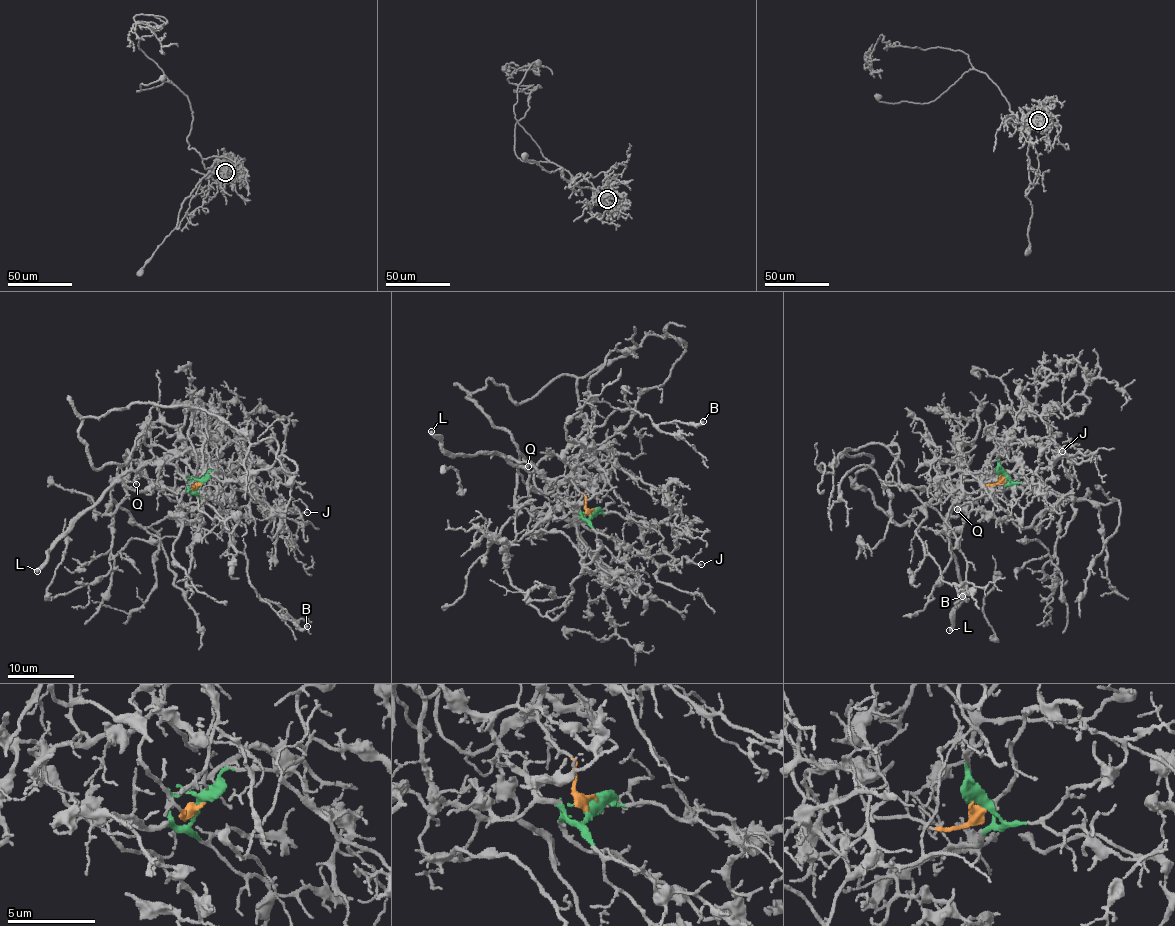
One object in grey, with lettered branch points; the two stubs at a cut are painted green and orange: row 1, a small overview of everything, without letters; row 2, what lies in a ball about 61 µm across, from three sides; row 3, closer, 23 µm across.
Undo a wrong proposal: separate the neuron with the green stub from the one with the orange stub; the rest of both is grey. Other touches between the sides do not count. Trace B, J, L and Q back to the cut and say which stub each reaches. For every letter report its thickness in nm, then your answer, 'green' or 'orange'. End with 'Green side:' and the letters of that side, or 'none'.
B: 280 nm | orange
J: 120 nm | green
L: 360 nm | green
Q: 160 nm | green
Green side: J, L, Q

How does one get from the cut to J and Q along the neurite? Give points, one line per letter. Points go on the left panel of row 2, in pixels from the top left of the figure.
J: (198, 485), (190, 477), (188, 480), (224, 462), (271, 486), (288, 512), (307, 513)
Q: (198, 485), (193, 493), (175, 493), (154, 483), (142, 474), (139, 466), (137, 484)

